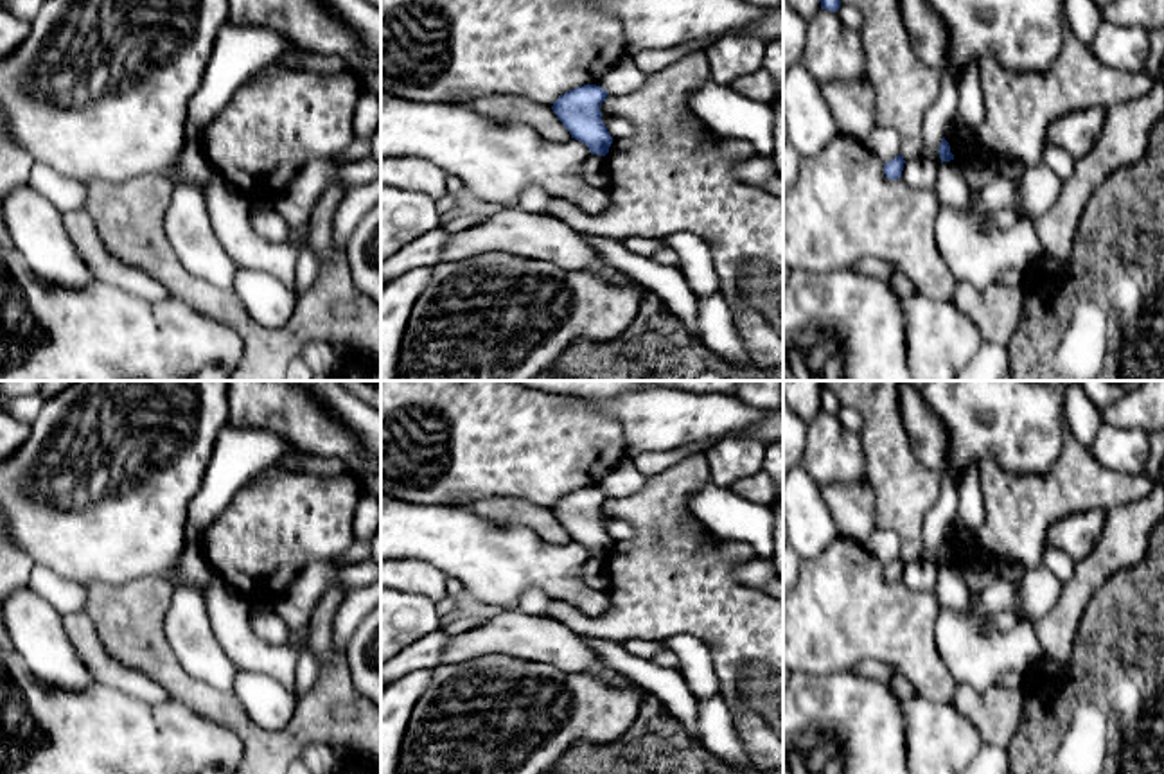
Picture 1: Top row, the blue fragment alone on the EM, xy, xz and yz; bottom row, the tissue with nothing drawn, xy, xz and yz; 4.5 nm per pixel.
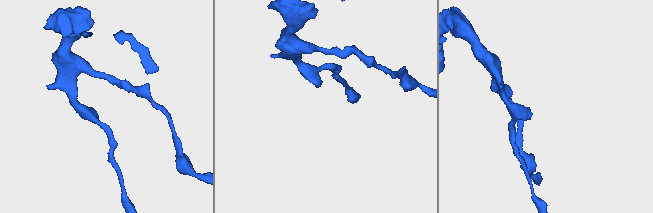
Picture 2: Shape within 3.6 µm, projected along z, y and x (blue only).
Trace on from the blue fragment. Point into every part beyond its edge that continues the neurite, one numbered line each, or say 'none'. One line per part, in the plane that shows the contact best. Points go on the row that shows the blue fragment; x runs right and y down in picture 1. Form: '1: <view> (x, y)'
none

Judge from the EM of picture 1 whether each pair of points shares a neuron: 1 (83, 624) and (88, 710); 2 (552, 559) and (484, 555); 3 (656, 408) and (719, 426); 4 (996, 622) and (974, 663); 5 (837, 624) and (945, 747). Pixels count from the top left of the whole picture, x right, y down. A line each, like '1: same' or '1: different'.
1: same
2: same
3: same
4: different
5: same

